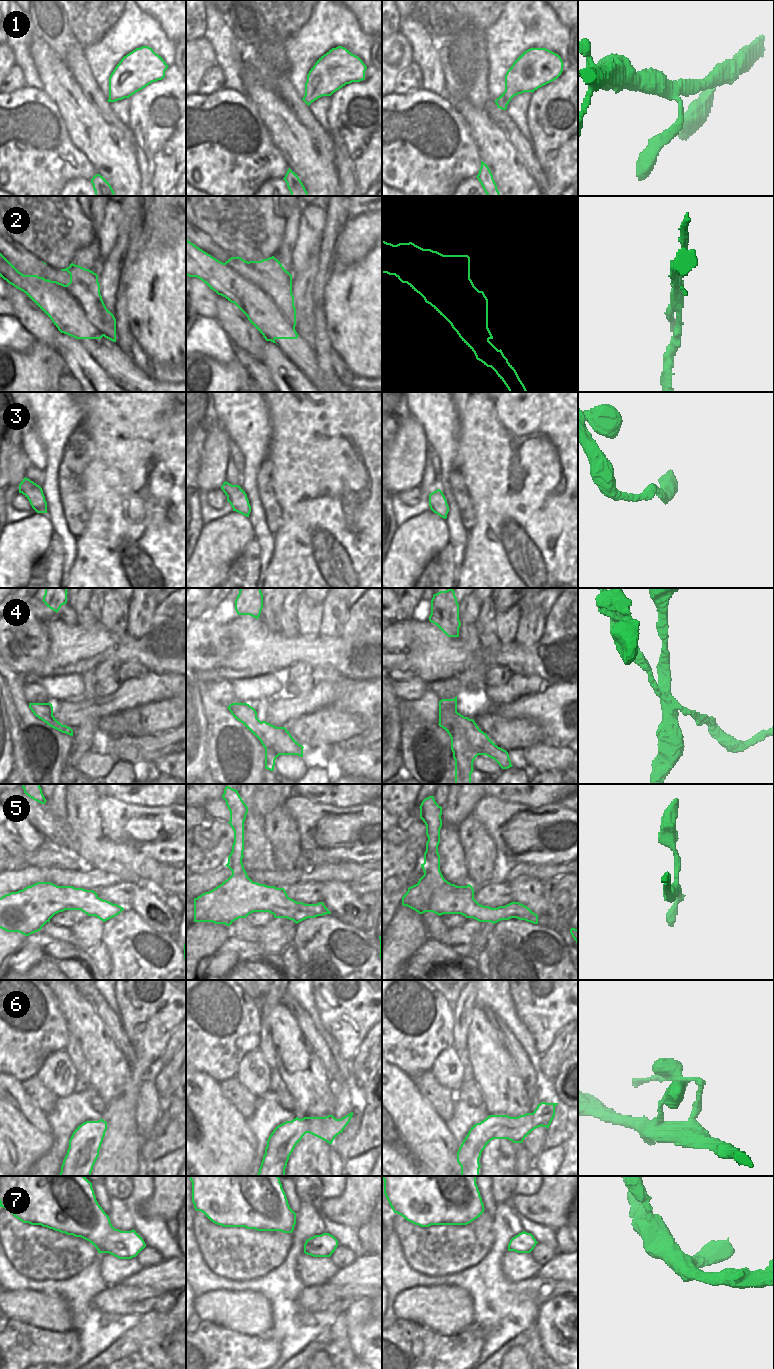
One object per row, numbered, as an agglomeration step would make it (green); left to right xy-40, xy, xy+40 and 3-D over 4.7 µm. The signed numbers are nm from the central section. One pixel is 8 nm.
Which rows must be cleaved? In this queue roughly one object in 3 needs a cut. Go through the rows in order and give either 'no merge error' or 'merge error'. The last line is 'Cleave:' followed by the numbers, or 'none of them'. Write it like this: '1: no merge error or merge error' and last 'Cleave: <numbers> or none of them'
1: no merge error
2: merge error
3: no merge error
4: merge error
5: no merge error
6: merge error
7: no merge error
Cleave: 2, 4, 6

